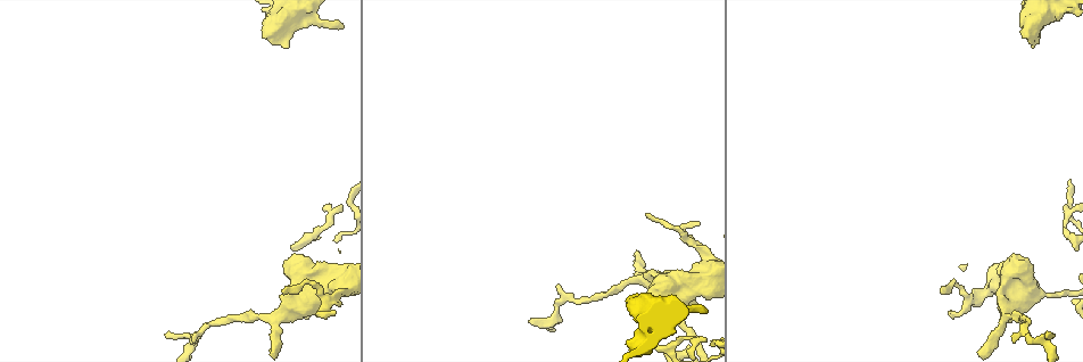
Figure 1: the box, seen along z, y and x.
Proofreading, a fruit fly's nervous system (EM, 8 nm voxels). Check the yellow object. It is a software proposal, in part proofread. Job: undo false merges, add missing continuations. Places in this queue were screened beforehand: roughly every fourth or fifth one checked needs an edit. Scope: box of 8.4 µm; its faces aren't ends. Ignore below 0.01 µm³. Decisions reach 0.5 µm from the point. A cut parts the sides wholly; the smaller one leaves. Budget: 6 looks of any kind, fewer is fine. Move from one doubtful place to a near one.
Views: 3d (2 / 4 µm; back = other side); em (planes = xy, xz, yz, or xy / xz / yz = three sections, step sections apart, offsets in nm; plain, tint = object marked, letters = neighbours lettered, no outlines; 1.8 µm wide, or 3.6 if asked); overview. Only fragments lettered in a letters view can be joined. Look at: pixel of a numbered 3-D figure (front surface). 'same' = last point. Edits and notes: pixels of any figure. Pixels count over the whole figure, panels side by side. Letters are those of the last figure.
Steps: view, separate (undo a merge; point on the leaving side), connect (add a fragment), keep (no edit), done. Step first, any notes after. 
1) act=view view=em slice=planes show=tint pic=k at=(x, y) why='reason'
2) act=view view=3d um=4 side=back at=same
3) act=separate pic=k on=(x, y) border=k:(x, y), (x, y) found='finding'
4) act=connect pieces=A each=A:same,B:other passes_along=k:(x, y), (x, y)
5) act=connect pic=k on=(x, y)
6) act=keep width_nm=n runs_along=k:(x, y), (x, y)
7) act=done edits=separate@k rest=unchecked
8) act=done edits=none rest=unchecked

act=view view=em slice=xy step=4 show=plain pic=1 at=(325, 224) why='abrupt turn'

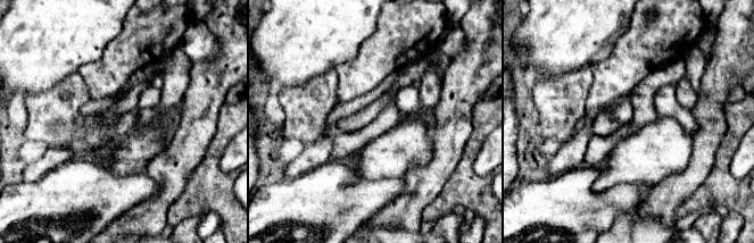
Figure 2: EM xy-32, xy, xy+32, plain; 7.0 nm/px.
act=view view=em slice=xy step=4 show=letters at=same why='what lies round it'

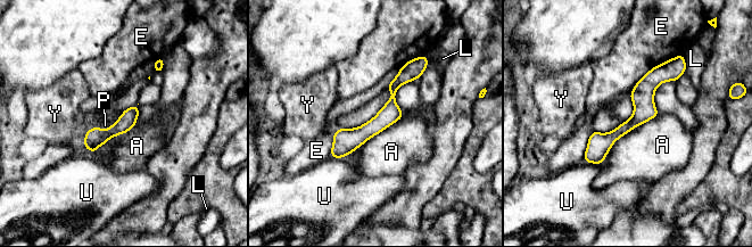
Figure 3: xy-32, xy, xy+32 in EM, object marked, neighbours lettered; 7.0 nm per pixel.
act=keep longest_contact=A:500nm each=A:other,E:other,L:other,P:other,U:other,Y:other found='continuous, no second neuron'

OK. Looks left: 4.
act=view view=em slice=planes show=plain pic=1 at=(329, 300)

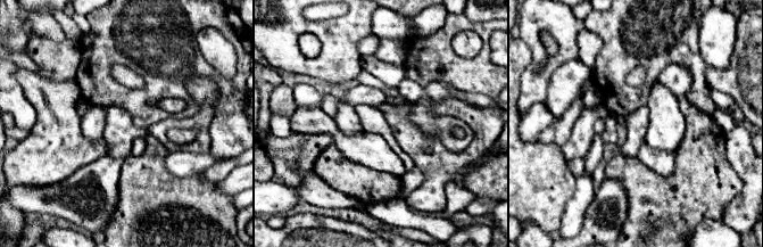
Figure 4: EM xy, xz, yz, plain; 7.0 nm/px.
act=view view=em slice=planes show=letters at=same

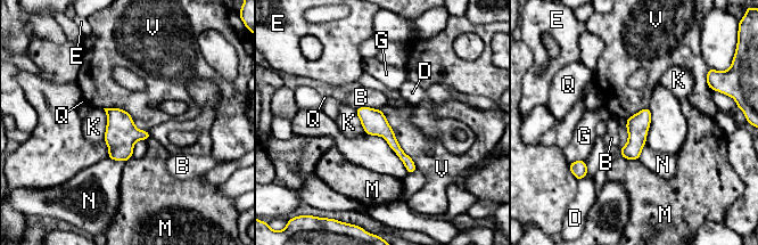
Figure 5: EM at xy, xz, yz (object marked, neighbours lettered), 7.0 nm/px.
act=keep each=B:other,D:other,E:other,G:other,K:other,M:other,N:other,Q:other,V:other border=5:(379, 109), (400, 147), (417, 170) found='all the same neuron'

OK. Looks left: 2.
act=view view=em slice=planes show=letters pic=1 at=(262, 38)

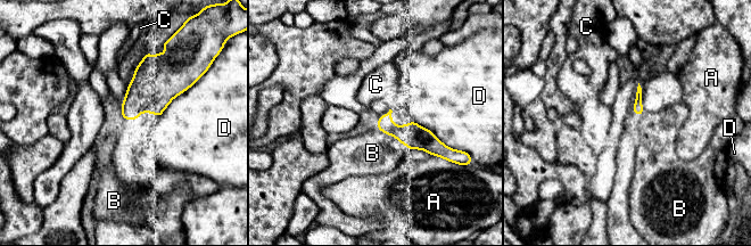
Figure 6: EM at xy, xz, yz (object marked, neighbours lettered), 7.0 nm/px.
act=keep each=A:other,B:other,C:other,D:other border=6:(386, 133), (395, 137), (411, 149) found='no lettered fragment goes on from it'

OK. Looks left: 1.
act=done edits=none rest=unchecked

